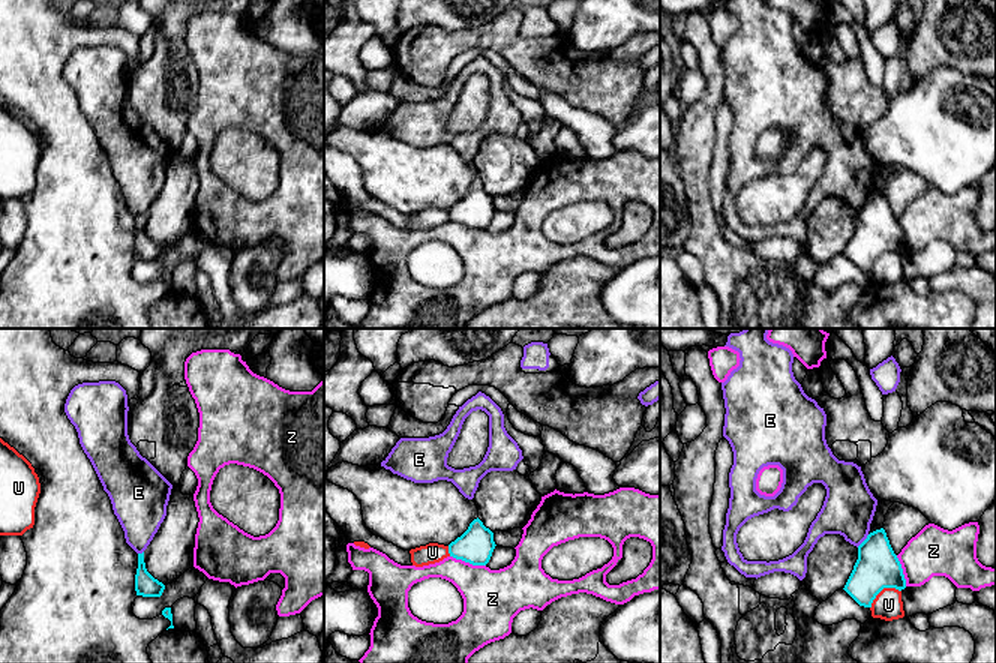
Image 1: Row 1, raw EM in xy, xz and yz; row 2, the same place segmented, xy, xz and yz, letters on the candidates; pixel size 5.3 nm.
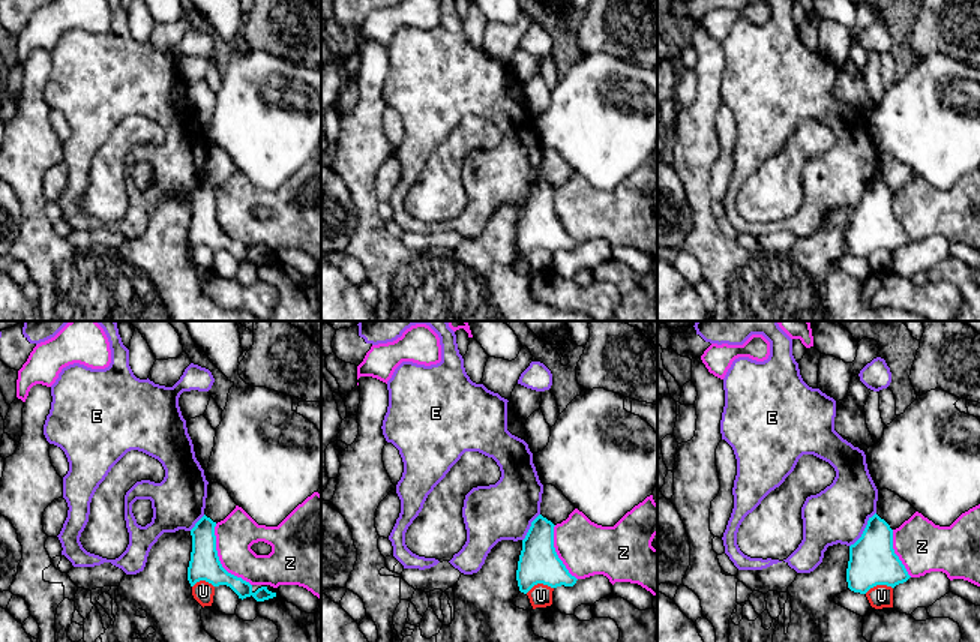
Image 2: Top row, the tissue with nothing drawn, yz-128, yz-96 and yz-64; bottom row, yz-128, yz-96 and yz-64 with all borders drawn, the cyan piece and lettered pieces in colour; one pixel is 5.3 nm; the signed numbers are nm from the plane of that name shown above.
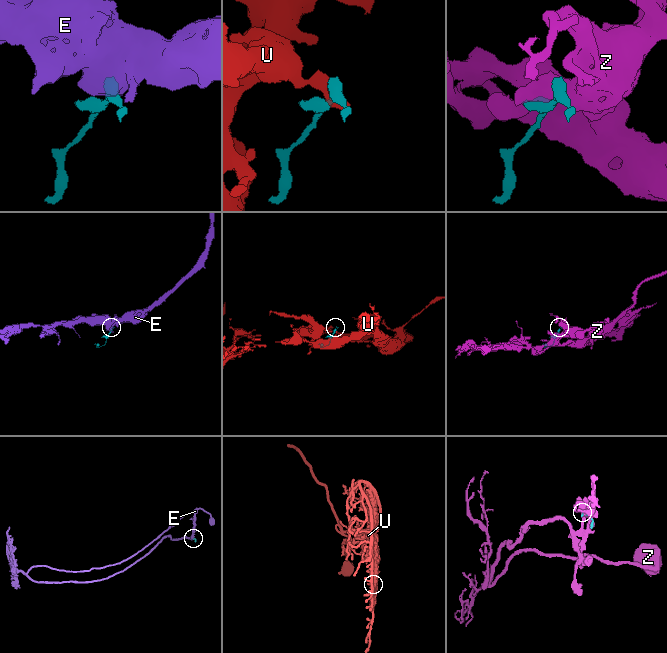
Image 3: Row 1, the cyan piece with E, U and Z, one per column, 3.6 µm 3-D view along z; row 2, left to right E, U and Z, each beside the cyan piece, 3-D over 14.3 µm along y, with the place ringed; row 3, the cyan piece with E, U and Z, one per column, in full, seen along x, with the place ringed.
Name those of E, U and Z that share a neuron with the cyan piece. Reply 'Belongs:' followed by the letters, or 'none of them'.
Belongs: none of them

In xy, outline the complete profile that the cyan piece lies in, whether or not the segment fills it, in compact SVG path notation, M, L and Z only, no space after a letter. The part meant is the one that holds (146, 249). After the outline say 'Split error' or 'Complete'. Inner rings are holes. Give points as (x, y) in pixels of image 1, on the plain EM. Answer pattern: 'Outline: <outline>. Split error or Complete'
Outline: M144 216L138 218L138 232L135 238L136 260L142 261L160 261L165 249L154 243L146 232Z. Complete

